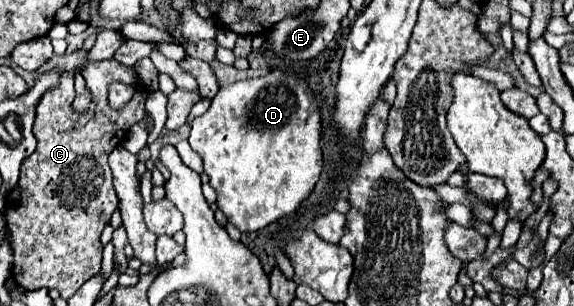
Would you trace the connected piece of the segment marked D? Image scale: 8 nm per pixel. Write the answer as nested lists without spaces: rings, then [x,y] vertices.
[[[275,69],[265,77],[243,79],[229,87],[221,87],[213,97],[207,113],[193,119],[189,145],[203,159],[203,171],[209,175],[209,183],[217,191],[217,207],[241,233],[259,231],[279,217],[295,211],[301,201],[309,197],[319,179],[323,165],[323,155],[319,147],[319,105],[317,101],[307,103],[307,99],[315,97],[311,97],[311,89],[305,81]]]

